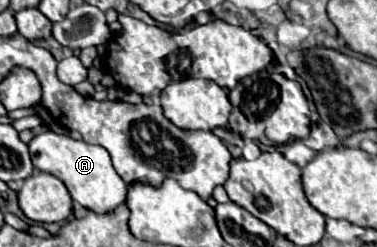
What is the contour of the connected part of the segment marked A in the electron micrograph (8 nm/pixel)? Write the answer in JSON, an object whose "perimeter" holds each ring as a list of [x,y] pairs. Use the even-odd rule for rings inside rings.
{"perimeter":[[[49,131],[49,133],[39,133],[31,139],[29,153],[31,153],[33,167],[59,177],[69,189],[73,201],[77,201],[79,205],[95,213],[103,213],[125,203],[127,185],[113,169],[111,157],[101,145],[91,145],[85,143],[83,139],[73,139],[69,135],[59,135]]]}

